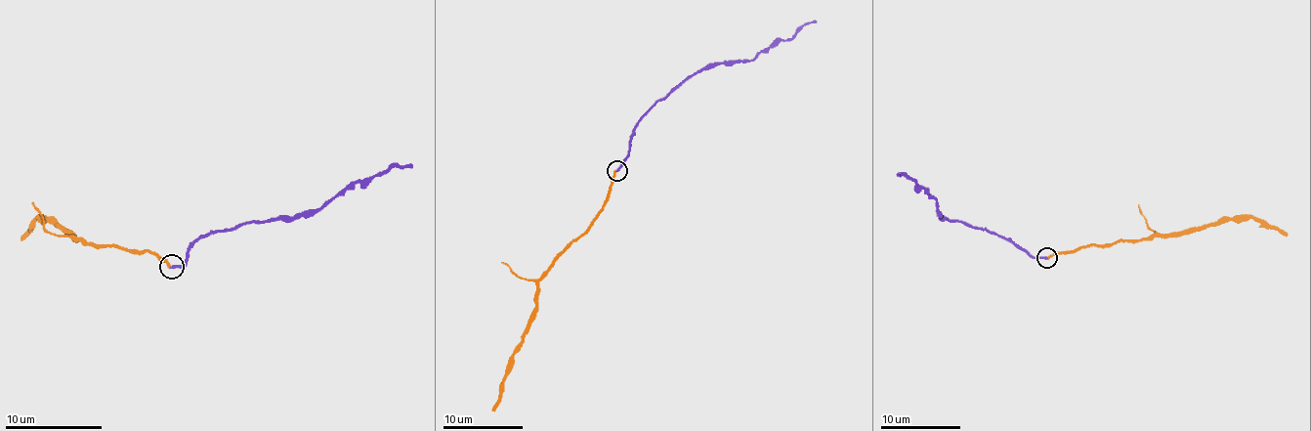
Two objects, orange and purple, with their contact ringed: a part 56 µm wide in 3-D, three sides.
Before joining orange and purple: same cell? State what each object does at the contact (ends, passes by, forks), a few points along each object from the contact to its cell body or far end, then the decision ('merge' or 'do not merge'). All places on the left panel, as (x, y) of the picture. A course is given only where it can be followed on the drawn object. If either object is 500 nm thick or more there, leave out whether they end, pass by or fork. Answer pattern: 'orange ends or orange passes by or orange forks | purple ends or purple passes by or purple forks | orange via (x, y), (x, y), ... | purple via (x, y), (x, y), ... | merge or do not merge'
orange ends | purple ends | orange via (171, 266), (149, 251), (83, 244), (60, 225), (37, 217), (22, 239) | purple via (171, 266), (183, 266), (197, 239), (222, 230), (312, 215), (370, 176), (411, 166) | do not merge

